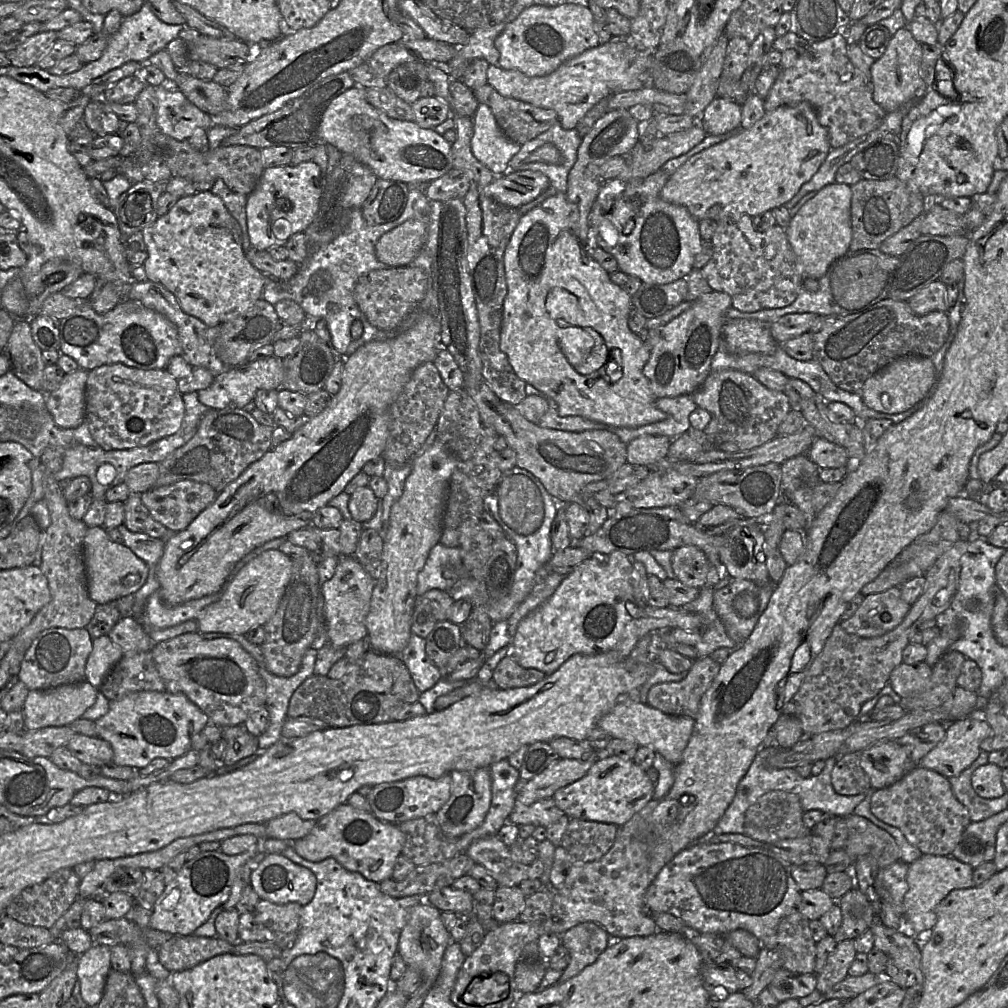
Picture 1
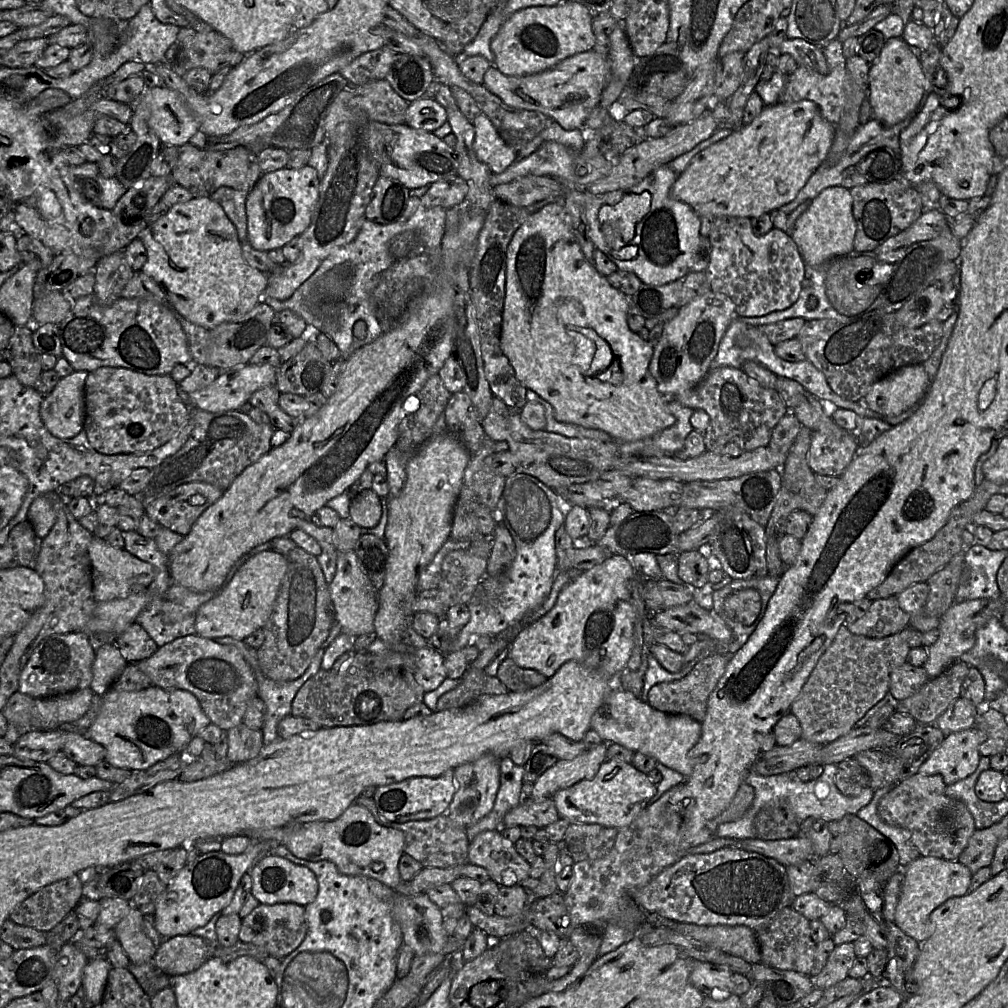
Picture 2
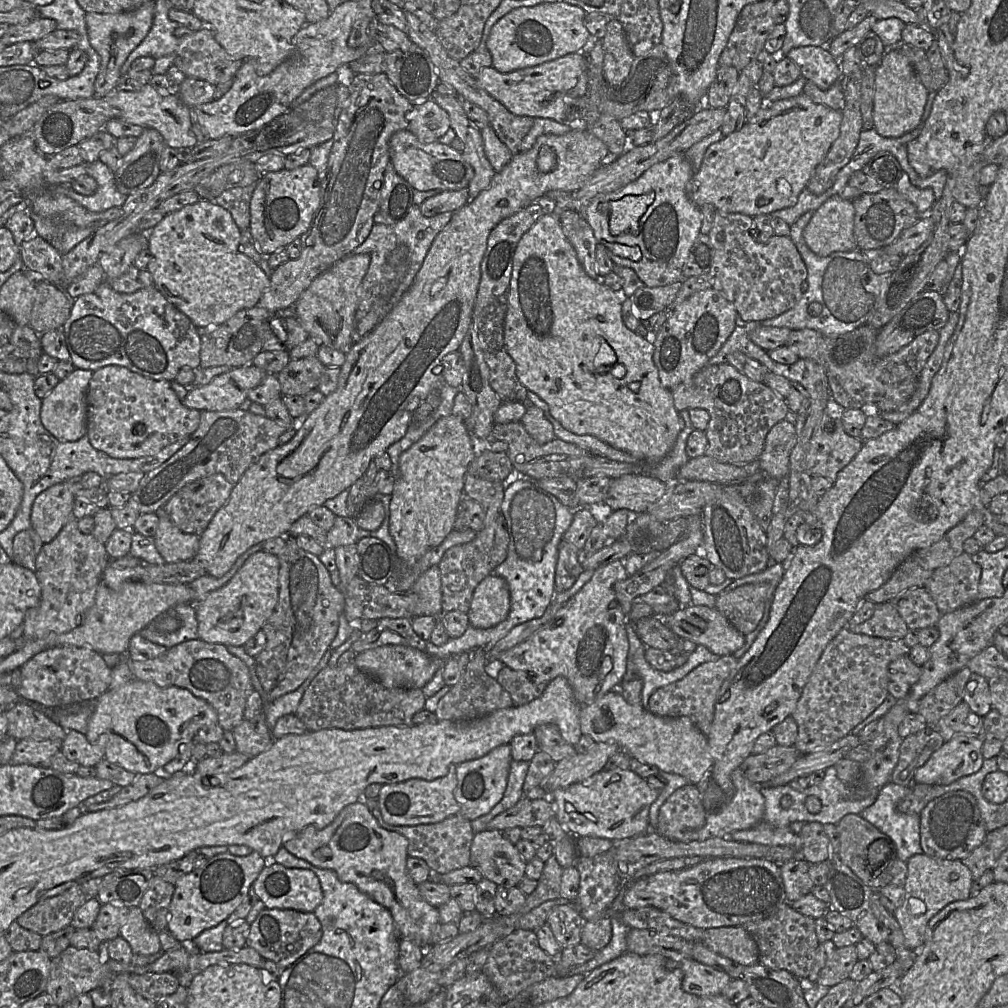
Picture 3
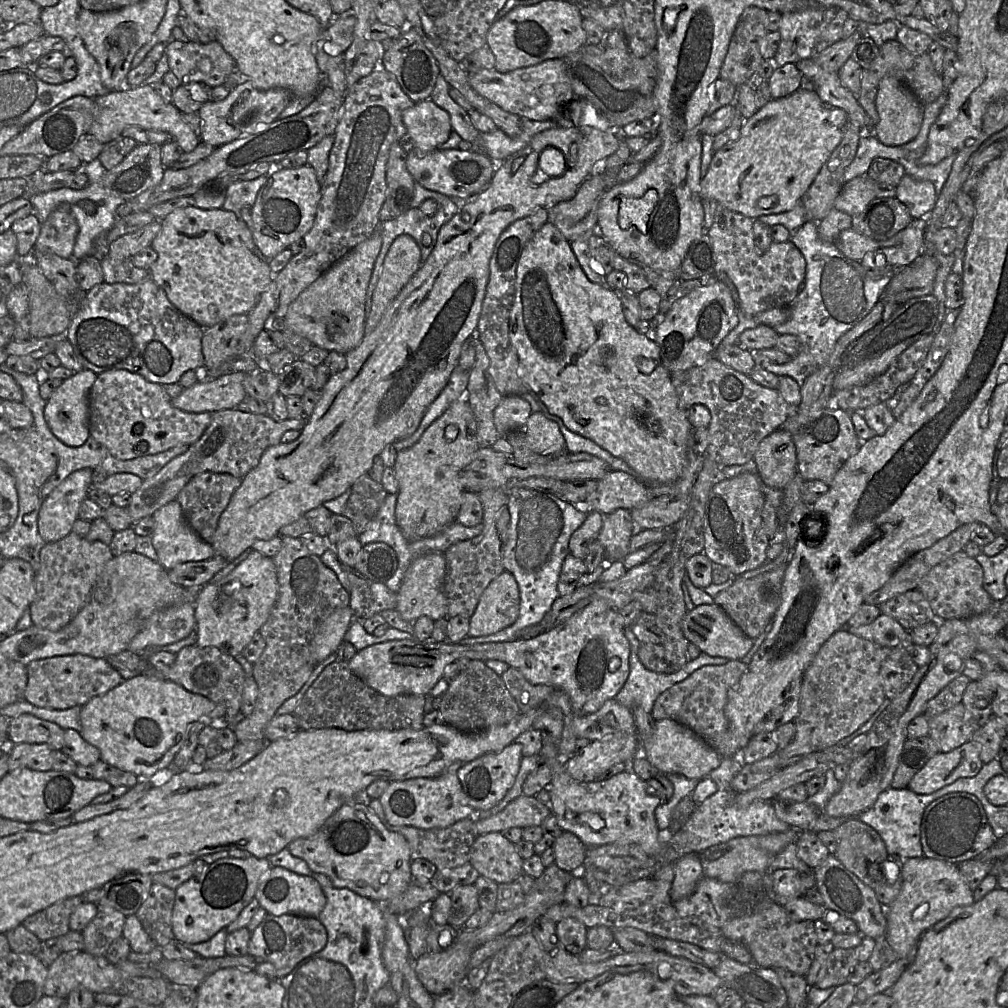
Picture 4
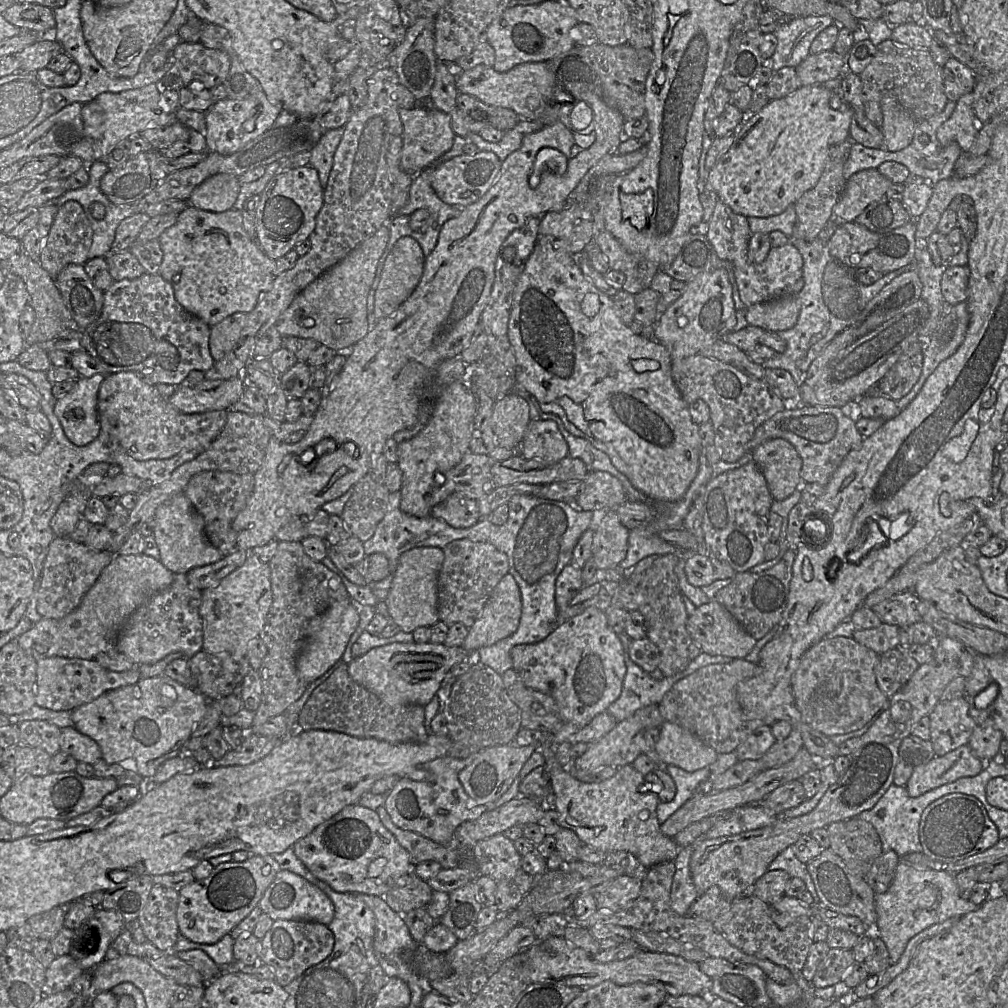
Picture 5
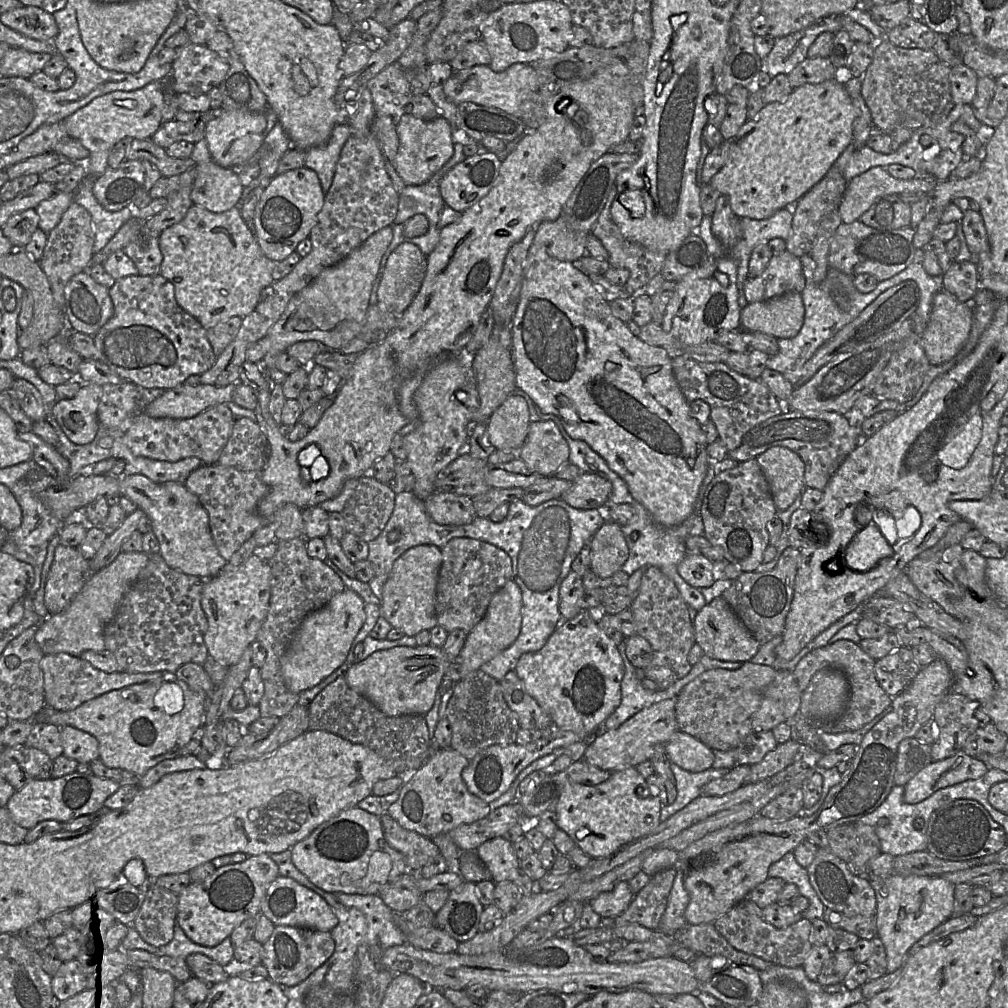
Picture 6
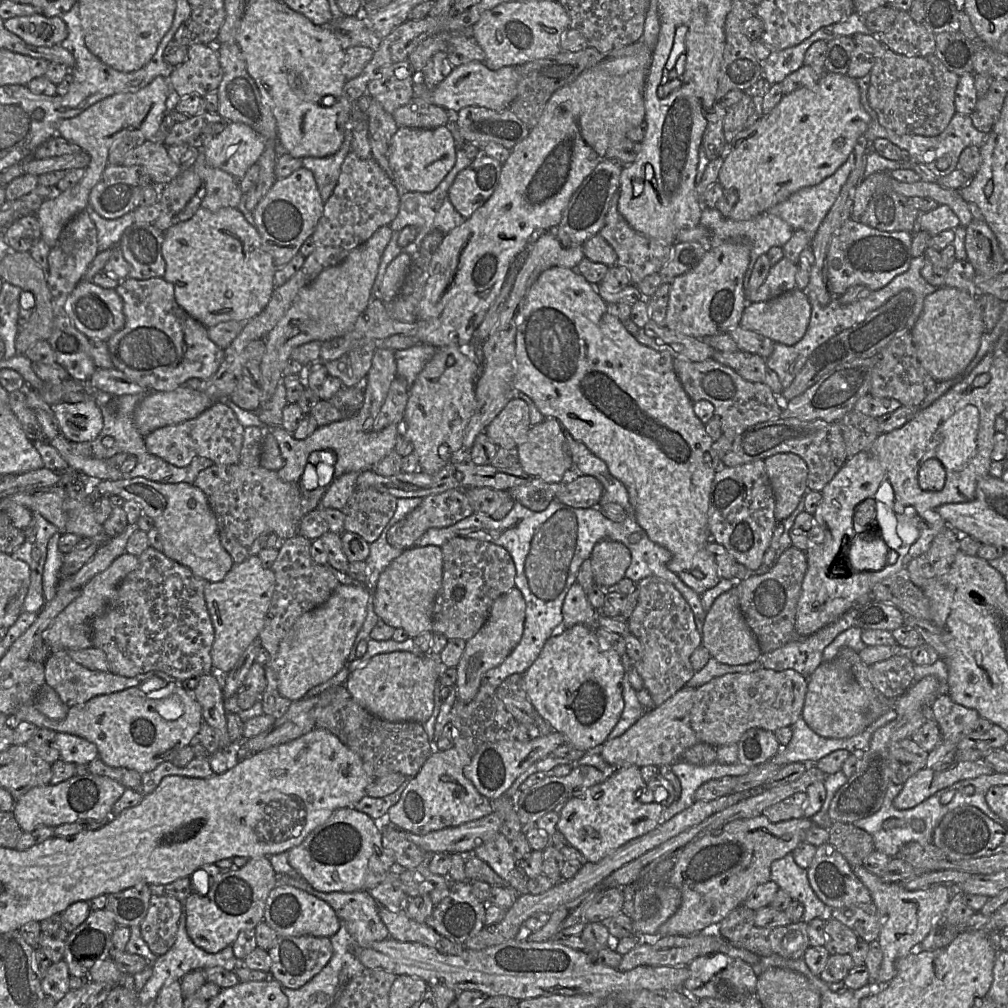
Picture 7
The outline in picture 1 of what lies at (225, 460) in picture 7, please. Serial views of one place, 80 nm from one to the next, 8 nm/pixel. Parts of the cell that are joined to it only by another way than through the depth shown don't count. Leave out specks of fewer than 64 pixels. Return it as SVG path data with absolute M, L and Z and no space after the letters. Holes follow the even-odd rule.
M121 363L89 371L85 389L85 422L95 442L104 450L147 446L175 434L185 416L177 380L166 369L142 370Z

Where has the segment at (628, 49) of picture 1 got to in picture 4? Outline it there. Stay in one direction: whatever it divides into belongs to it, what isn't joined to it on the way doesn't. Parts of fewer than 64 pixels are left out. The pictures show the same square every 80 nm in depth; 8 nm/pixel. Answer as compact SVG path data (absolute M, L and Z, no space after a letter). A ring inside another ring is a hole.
M549 59L549 60L543 61L543 62L539 63L539 64L532 65L532 66L527 66L527 67L522 67L522 68L518 68L518 69L515 69L515 70L513 70L513 71L511 71L511 72L507 72L507 73L500 73L500 72L498 72L497 70L495 70L494 68L492 68L492 69L480 69L480 70L474 72L474 73L469 73L469 74L470 74L470 76L469 76L469 83L470 83L470 86L471 86L478 94L480 94L481 96L483 96L483 97L485 97L486 99L490 100L491 102L495 103L496 105L498 105L498 106L499 106L500 108L502 108L503 110L505 110L505 111L507 111L507 112L510 112L510 113L512 113L512 114L518 115L518 116L520 116L520 117L522 117L522 118L529 119L529 120L535 120L535 121L550 120L550 119L555 118L556 116L558 116L562 111L565 111L565 115L566 115L566 117L567 117L568 113L567 113L567 111L566 111L565 109L563 109L563 108L567 108L568 105L570 105L571 101L573 101L574 98L575 98L575 95L574 95L572 86L571 86L571 84L570 84L569 78L568 78L567 73L566 73L566 63L565 63L565 60L564 60L564 59Z

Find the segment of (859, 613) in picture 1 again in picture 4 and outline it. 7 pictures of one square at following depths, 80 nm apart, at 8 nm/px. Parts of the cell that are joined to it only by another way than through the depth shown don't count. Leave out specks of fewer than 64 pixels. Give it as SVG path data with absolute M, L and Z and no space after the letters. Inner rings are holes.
M880 614L870 624L857 627L847 626L847 629L851 634L890 648L900 645L903 633L906 631L898 621L885 614Z

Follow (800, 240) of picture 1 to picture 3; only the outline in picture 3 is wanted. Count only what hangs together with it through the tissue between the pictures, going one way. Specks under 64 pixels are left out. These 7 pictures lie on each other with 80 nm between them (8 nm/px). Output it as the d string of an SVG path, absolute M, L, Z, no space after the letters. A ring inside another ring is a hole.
M839 195L831 196L813 212L803 237L811 251L821 257L858 249L854 237L853 202Z

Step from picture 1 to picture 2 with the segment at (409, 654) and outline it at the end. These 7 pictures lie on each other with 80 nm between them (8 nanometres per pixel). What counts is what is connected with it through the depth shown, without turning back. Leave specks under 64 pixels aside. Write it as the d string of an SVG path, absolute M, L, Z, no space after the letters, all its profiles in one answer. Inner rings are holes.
M434 648L412 649L414 655L413 678L424 692L437 689L446 679L445 656Z

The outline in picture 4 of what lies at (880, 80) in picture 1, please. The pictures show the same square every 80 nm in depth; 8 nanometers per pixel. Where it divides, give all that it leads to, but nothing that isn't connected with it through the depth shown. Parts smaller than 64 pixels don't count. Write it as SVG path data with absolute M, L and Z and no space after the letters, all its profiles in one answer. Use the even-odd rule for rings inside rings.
M887 76L879 82L876 107L879 119L873 134L881 143L899 146L917 136L925 106L900 80Z

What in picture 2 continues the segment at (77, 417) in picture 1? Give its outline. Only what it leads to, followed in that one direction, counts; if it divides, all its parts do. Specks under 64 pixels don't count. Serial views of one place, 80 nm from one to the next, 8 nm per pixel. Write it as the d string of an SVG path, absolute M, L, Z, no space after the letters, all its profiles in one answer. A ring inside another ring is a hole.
M73 371L59 380L40 406L40 417L55 437L68 439L84 429L85 381L89 372Z

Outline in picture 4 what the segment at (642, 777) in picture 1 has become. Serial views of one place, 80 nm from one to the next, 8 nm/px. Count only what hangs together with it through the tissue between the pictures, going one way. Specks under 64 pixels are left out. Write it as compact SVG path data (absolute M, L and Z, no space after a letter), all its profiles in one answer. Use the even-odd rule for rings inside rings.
M543 738L540 758L552 772L550 808L563 831L575 834L587 848L606 844L637 844L651 858L659 855L663 846L663 832L657 826L655 809L661 799L647 792L646 781L631 770L631 765L630 770L609 778L581 782L567 773L564 759L553 741Z

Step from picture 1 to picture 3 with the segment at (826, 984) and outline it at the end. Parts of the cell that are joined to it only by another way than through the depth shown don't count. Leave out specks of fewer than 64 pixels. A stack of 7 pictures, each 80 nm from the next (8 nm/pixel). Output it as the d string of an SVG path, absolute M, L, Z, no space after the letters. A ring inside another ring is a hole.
M855 945L836 948L820 971L815 984L830 988L848 979L857 962Z

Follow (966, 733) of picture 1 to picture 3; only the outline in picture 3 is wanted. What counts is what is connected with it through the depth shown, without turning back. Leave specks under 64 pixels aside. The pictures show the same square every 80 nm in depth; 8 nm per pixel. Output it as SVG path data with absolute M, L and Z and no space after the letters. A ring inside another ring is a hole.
M960 734L953 737L916 770L913 783L949 785L976 773L984 760L981 748L980 736Z

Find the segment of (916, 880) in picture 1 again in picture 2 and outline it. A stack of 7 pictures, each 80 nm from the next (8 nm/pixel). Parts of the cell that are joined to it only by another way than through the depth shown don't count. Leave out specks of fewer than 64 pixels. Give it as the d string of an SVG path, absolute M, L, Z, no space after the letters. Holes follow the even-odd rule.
M919 856L904 868L904 883L894 922L919 944L924 943L931 934L931 913L948 899L969 893L972 876L969 868L957 860Z

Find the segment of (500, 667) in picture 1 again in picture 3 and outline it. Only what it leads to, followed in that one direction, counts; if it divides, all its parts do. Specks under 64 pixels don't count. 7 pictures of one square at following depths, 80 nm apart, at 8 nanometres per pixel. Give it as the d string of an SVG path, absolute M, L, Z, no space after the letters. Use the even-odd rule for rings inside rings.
M504 666L497 675L499 684L510 694L514 706L520 706L540 697L547 683L536 683L525 671Z

